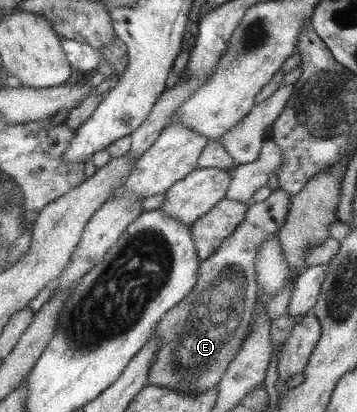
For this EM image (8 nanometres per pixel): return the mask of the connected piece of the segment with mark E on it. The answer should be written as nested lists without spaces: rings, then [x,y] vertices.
[[[281,188],[274,189],[264,200],[249,205],[238,227],[218,245],[210,257],[200,261],[199,277],[196,284],[180,302],[177,302],[162,315],[158,324],[154,324],[152,335],[157,338],[159,349],[155,353],[154,362],[147,374],[148,384],[168,387],[192,395],[216,387],[227,364],[239,351],[244,338],[246,338],[247,324],[251,319],[257,290],[259,290],[255,267],[259,244],[268,241],[272,235],[277,234],[281,224],[284,224],[288,209],[289,196],[287,192]]]

